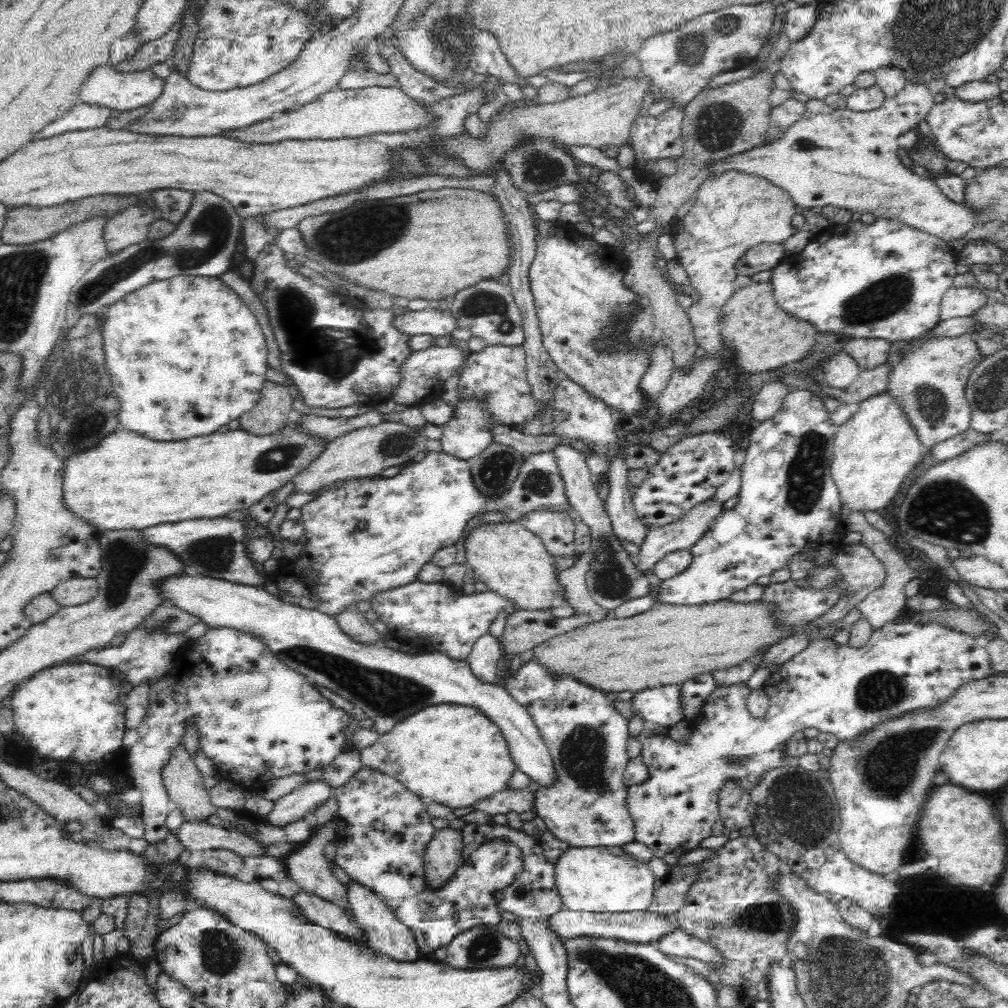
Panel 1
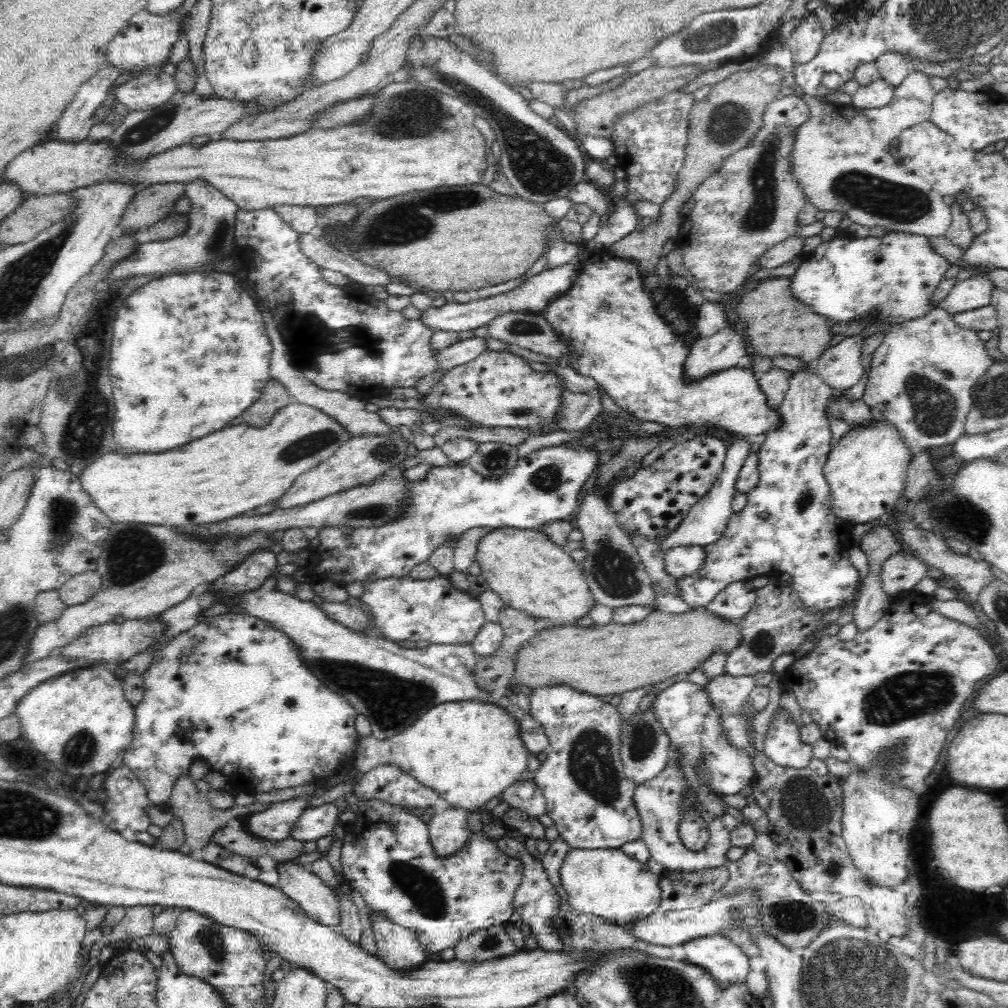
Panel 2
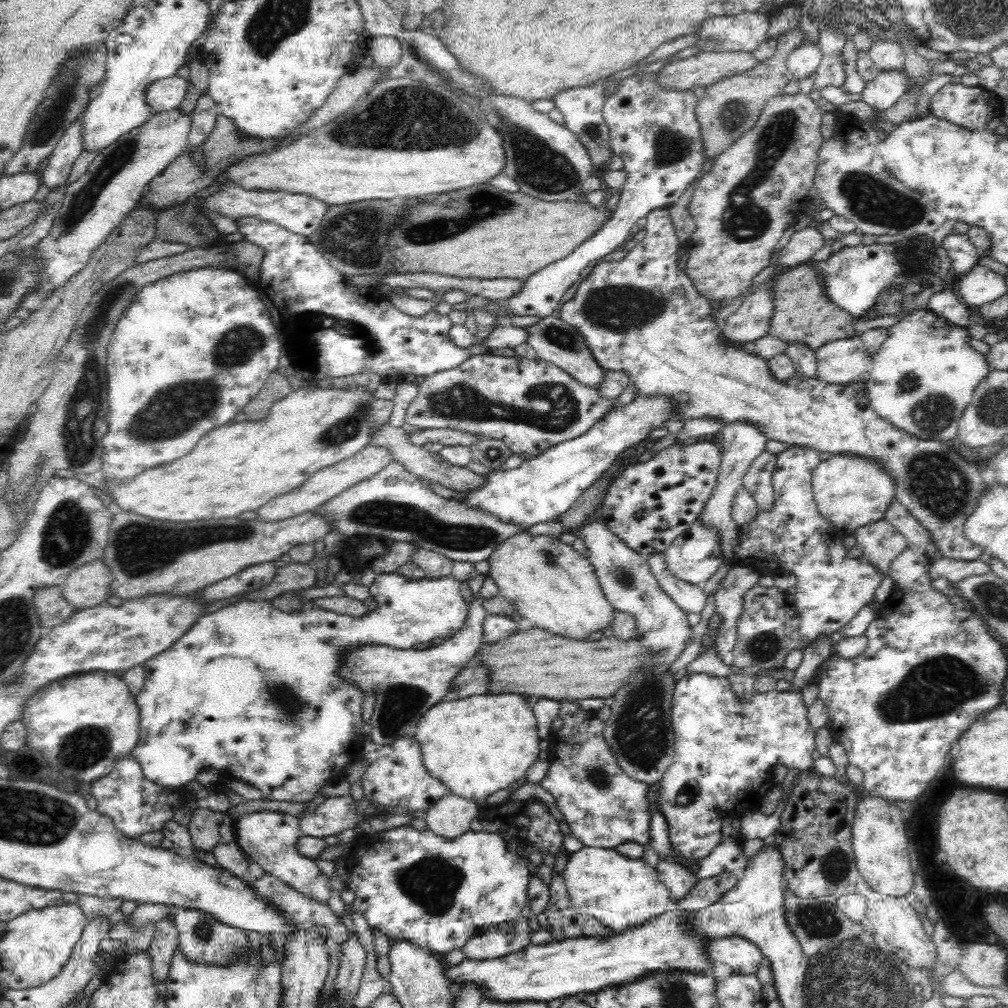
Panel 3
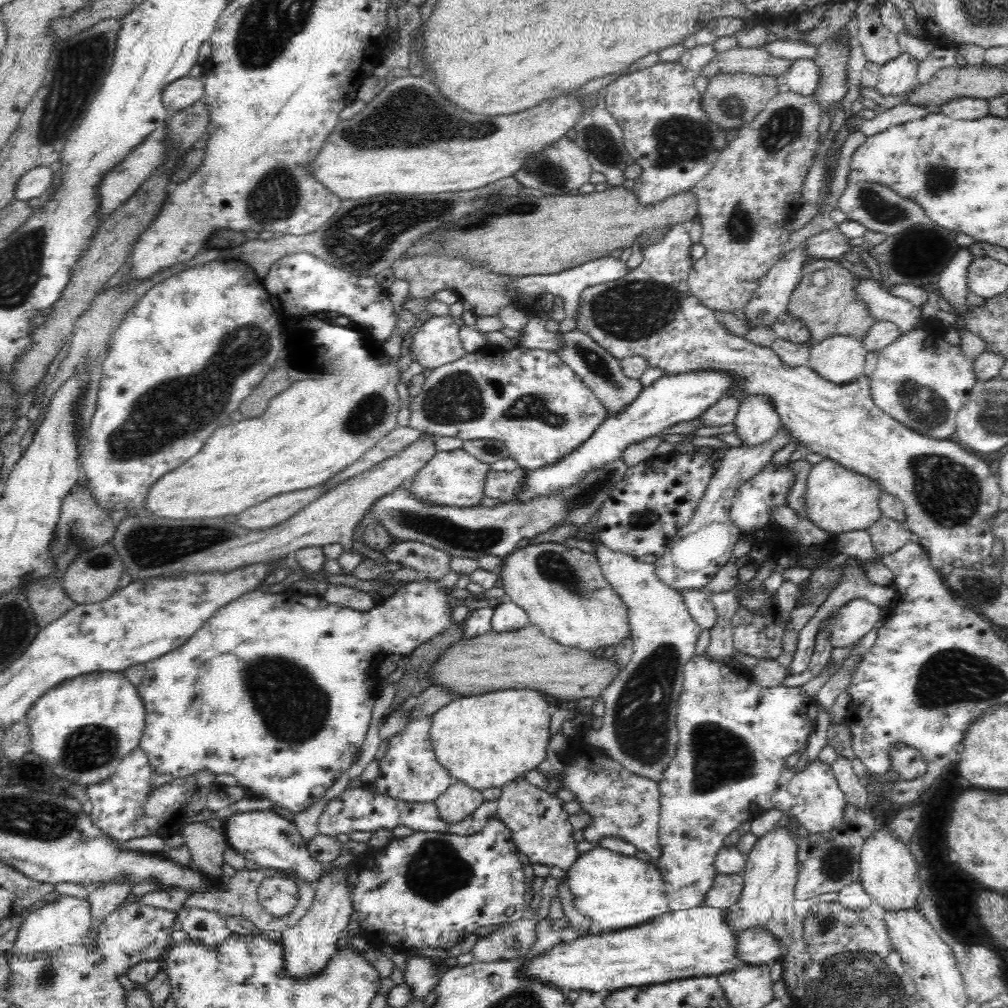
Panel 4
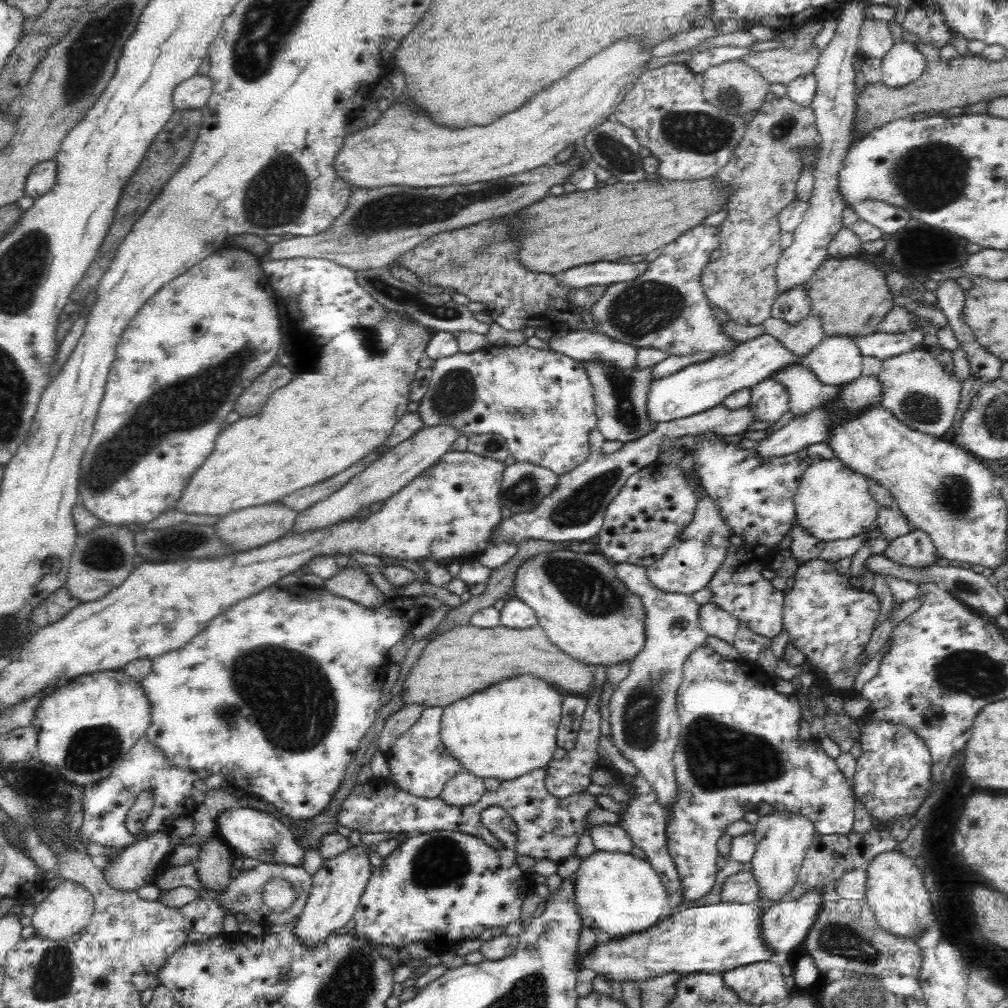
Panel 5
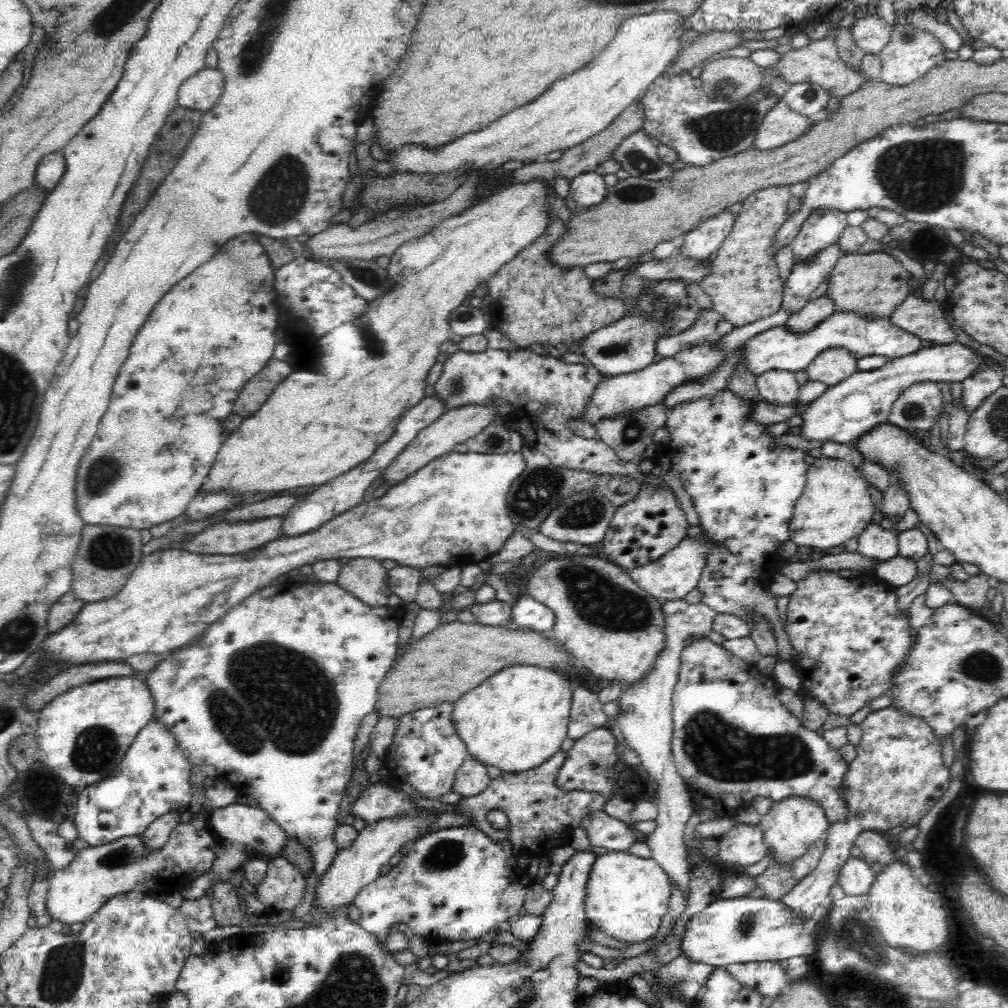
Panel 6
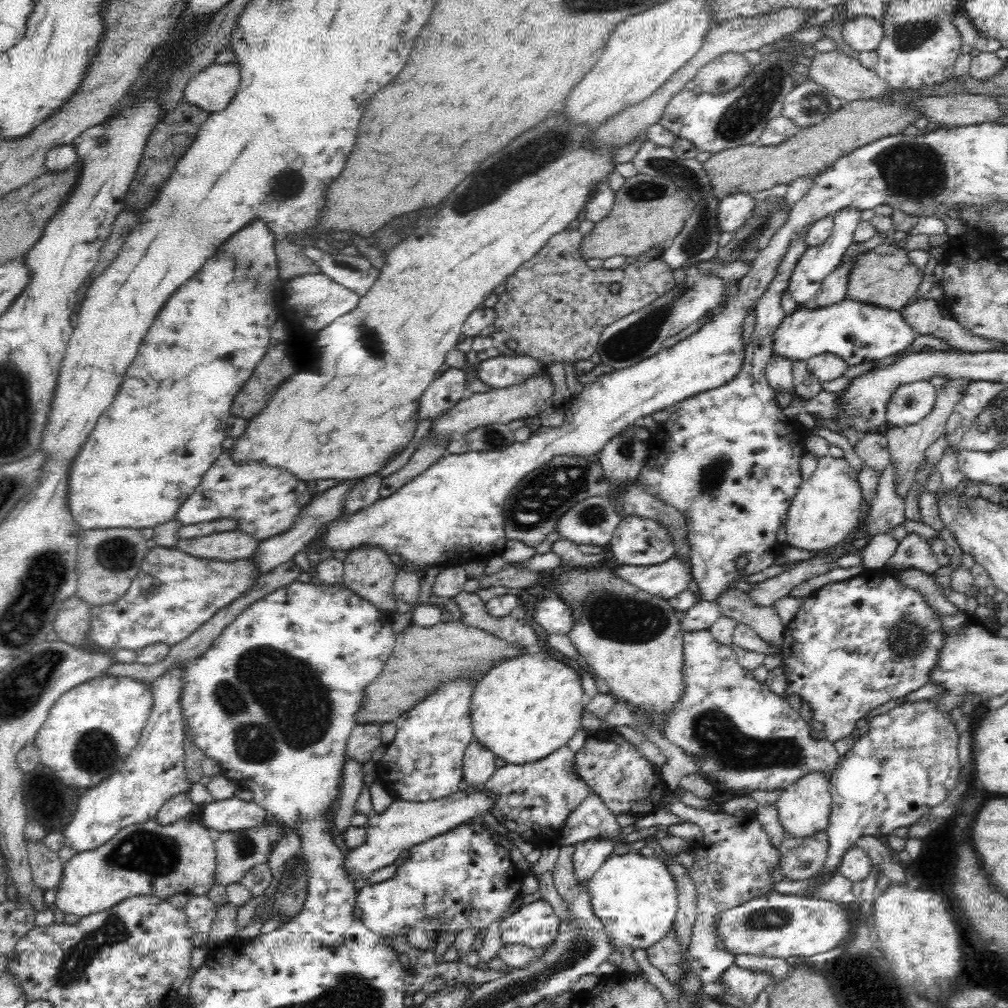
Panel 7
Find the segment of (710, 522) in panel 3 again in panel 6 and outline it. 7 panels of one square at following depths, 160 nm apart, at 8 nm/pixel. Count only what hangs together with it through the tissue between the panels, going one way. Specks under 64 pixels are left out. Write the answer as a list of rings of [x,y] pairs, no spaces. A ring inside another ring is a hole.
[[[771,370],[756,377],[756,388],[762,401],[788,406],[796,401],[800,384],[793,372]]]

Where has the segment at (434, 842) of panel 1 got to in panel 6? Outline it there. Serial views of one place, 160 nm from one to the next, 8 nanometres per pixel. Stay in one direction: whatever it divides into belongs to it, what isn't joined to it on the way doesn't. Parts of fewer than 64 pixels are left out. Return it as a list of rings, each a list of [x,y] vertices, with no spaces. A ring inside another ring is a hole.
[[[467,756],[455,774],[452,792],[461,798],[474,798],[486,790],[490,781],[486,767],[474,757]]]

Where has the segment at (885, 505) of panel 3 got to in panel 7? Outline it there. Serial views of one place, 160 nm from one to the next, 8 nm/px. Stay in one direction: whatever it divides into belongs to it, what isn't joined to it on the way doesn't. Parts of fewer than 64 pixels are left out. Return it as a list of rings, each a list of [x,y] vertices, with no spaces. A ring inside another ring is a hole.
[[[817,457],[815,471],[800,485],[785,522],[786,546],[808,551],[836,547],[858,527],[862,514],[862,491],[858,472],[844,457]]]

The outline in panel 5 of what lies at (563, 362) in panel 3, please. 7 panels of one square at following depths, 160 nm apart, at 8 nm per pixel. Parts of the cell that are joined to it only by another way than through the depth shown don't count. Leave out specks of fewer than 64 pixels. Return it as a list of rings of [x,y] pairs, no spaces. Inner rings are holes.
[[[601,360],[582,361],[582,365],[592,385],[597,428],[604,435],[605,440],[630,442],[634,438],[648,434],[657,425],[650,423],[646,415],[646,396],[653,381],[650,375],[652,367],[634,371],[620,365],[616,366],[613,362],[602,362]]]

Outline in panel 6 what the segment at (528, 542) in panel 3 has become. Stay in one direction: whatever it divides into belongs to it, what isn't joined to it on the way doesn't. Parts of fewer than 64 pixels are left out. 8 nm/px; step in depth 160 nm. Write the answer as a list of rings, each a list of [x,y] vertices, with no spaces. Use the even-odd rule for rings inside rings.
[[[592,555],[548,556],[542,563],[530,574],[526,596],[552,610],[554,626],[550,634],[576,659],[583,671],[606,680],[619,680],[625,688],[651,670],[664,646],[664,615],[660,603],[641,590],[630,579],[627,570]]]

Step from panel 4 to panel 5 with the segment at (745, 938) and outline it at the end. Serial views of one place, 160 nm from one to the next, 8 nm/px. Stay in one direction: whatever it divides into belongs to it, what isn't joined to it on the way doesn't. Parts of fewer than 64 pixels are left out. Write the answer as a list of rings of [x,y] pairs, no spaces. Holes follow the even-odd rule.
[[[808,891],[800,898],[788,898],[780,904],[768,906],[760,916],[760,937],[764,945],[772,951],[773,954],[792,953],[800,950],[806,938],[806,932],[814,924],[818,910],[822,906],[820,891]]]

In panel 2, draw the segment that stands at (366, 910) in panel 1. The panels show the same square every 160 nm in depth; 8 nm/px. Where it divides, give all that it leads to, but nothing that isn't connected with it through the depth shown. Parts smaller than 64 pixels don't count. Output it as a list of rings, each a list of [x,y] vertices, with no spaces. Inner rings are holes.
[[[371,910],[368,918],[376,952],[386,966],[394,970],[414,970],[426,962],[427,952],[411,930]]]

